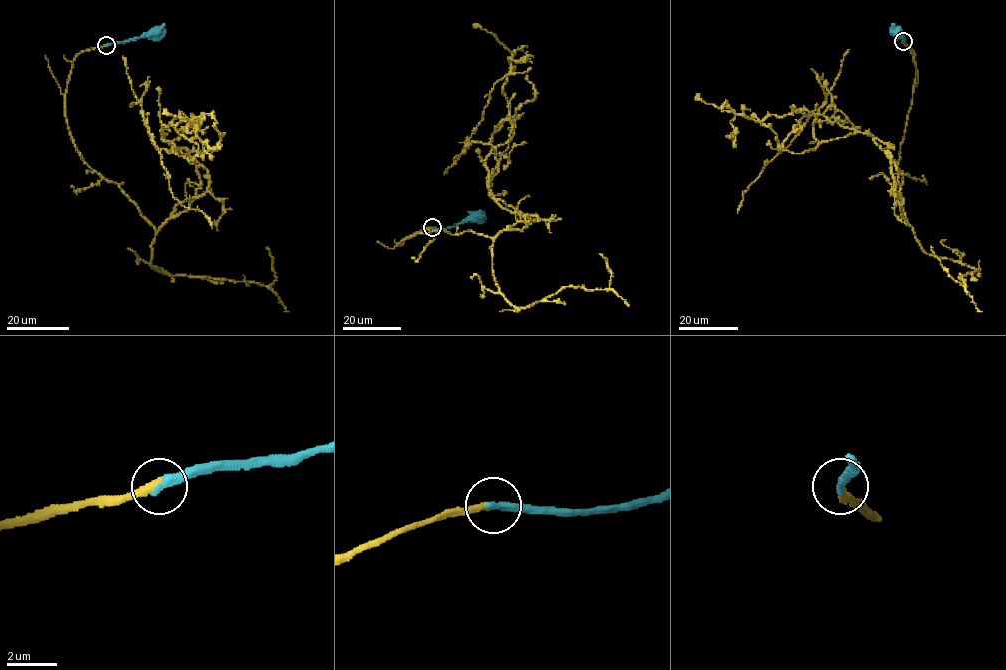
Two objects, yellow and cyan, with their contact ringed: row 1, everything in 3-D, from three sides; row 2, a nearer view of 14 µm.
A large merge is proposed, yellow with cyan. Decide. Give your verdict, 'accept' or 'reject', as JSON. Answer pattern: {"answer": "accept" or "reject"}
{"answer": "accept"}

